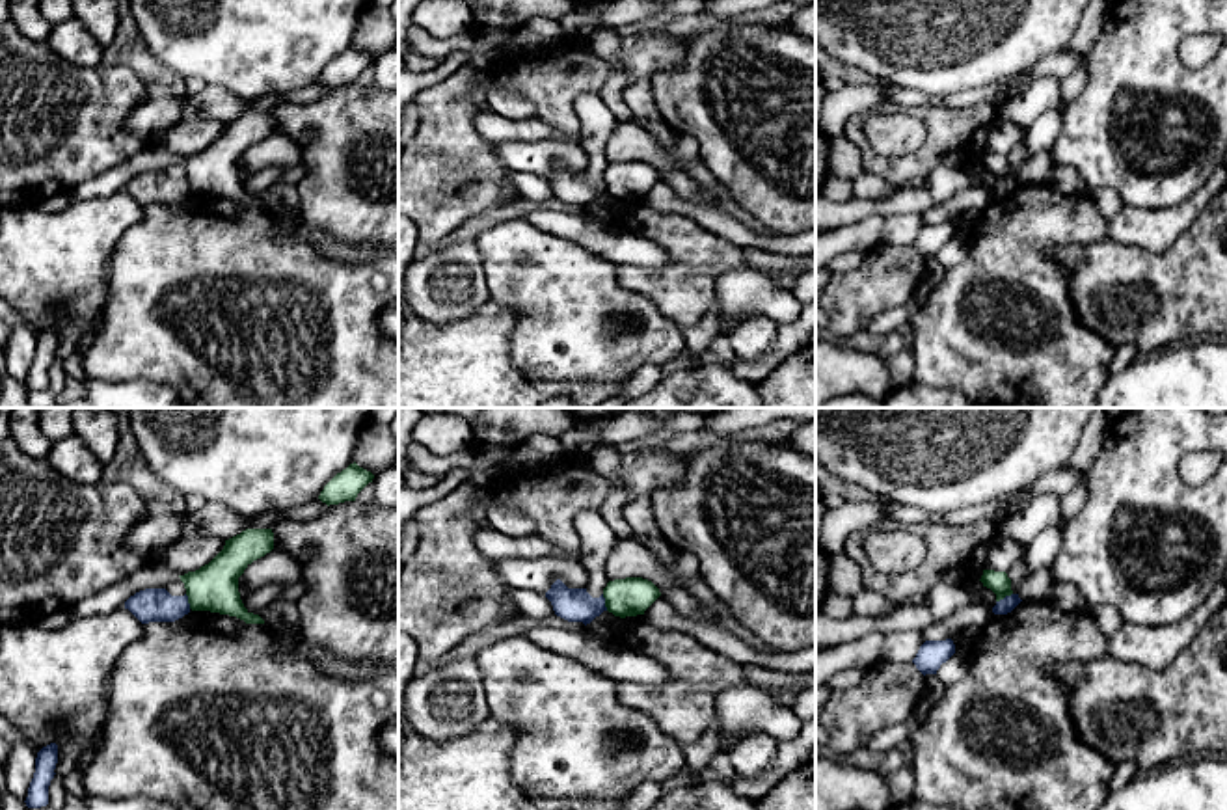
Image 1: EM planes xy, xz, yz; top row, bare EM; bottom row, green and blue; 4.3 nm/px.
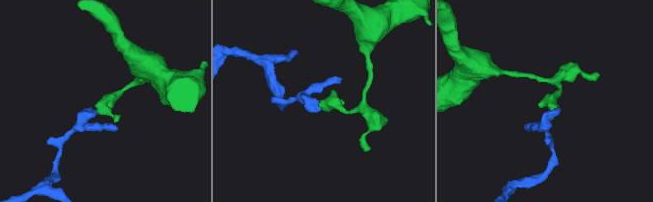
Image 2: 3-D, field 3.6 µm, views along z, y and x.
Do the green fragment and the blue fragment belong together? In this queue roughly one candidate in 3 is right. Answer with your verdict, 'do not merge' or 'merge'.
do not merge

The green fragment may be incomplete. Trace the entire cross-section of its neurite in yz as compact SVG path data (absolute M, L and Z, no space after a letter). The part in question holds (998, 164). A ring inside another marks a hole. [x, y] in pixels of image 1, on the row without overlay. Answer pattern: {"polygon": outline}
{"polygon": "M983 153L979 164L983 166L983 169L991 171L996 177L996 184L1013 177L1011 162L1007 160L1005 155Z"}

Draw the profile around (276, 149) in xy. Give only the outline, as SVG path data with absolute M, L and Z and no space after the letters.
M274 130L264 140L248 147L242 160L244 160L244 169L251 177L268 166L290 168L290 166L300 164L302 147L294 140Z

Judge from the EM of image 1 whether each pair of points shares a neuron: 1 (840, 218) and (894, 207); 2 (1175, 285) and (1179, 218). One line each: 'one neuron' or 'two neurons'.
1: one neuron
2: two neurons

